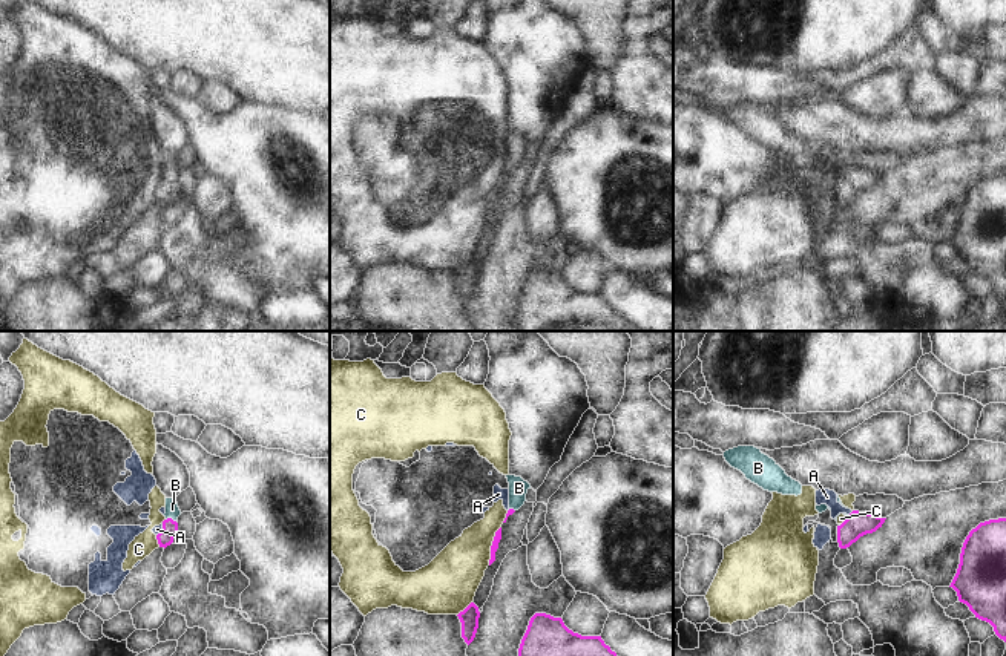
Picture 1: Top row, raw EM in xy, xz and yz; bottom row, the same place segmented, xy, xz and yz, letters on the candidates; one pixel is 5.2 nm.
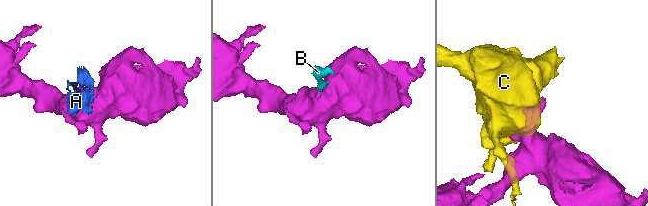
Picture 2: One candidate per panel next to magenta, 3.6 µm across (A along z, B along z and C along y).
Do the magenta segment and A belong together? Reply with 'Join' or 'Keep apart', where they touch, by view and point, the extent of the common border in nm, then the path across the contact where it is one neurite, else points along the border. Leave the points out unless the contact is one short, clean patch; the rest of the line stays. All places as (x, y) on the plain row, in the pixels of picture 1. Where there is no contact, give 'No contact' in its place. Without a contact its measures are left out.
Keep apart. Touches magenta at yz (850, 170). Shared border 40 nm. Boundary: yz (853, 167), (848, 172)

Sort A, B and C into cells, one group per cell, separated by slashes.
A C / B

